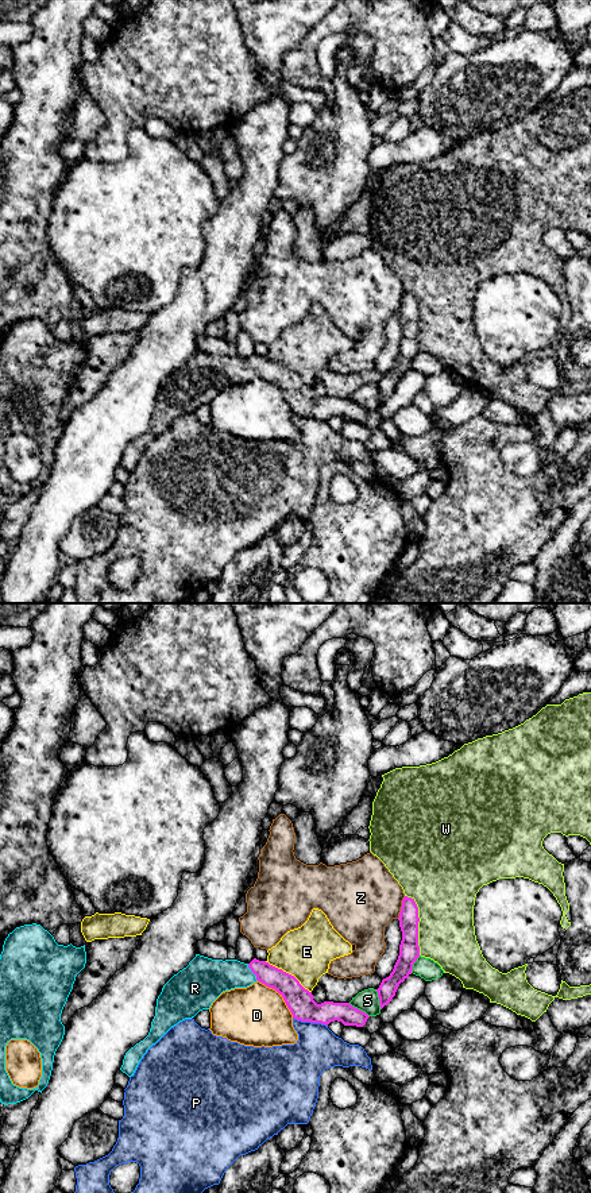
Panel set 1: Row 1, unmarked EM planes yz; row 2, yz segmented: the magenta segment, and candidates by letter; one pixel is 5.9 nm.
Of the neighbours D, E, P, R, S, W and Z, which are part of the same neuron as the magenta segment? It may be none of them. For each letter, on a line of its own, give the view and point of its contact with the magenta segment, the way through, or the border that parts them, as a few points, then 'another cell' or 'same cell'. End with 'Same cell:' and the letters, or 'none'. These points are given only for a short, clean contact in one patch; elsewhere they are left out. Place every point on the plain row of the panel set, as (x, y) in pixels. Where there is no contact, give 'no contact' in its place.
D: contact yz (279, 389); another cell
E: contact yz (288, 369); another cell
P: contact yz (311, 417); another cell
R: contact yz (251, 366); way yz (285, 379), (261, 366), (251, 366), (246, 370), (211, 373); same cell
S: contact yz (359, 405); another cell
W: contact yz (417, 319); another cell
Z: contact yz (401, 302); another cell
Same cell: R

